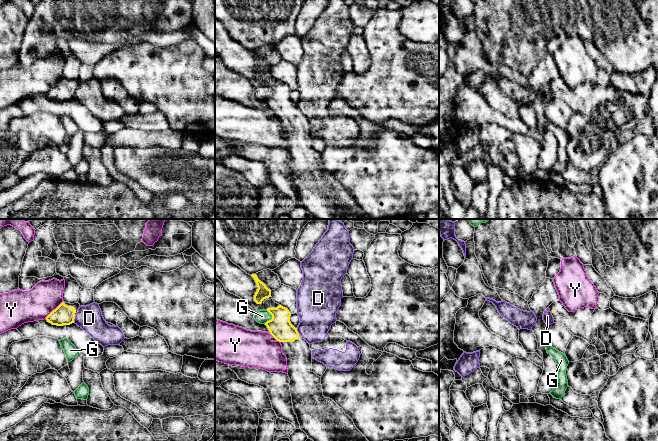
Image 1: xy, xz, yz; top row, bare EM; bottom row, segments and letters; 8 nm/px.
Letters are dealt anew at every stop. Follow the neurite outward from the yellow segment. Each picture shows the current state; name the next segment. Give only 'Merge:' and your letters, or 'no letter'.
Merge: no letter

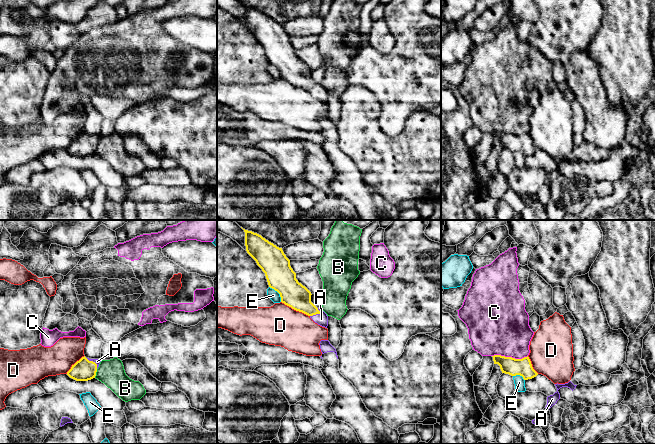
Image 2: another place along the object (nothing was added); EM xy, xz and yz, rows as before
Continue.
Merge: A

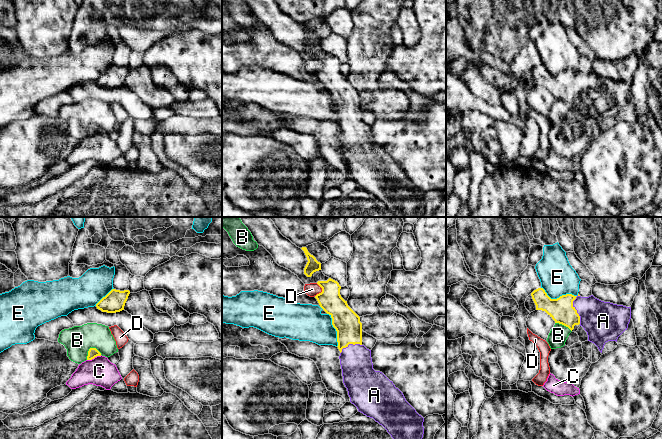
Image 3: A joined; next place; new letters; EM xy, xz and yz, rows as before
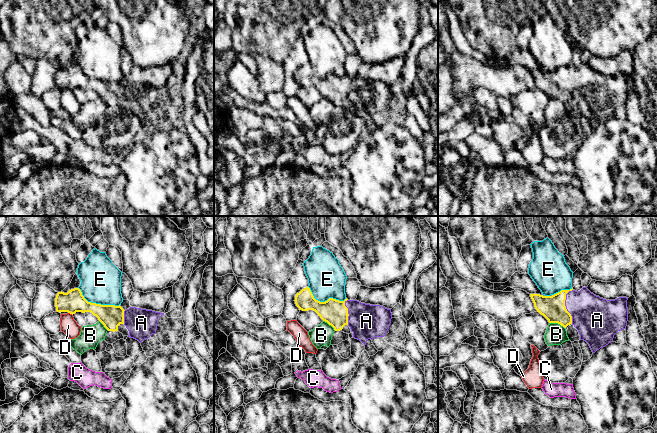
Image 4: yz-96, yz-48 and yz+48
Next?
Merge: A

